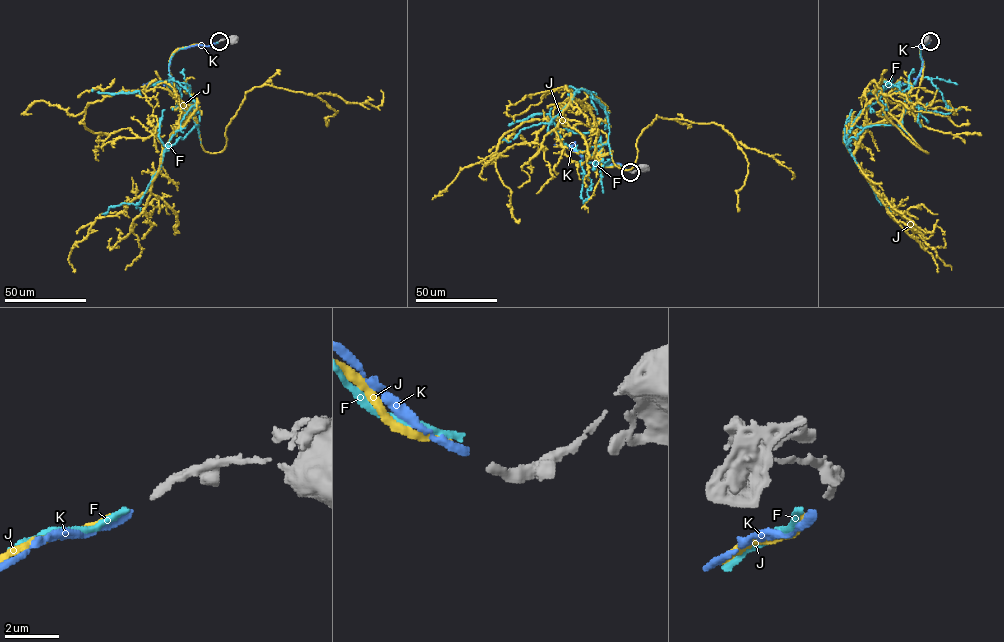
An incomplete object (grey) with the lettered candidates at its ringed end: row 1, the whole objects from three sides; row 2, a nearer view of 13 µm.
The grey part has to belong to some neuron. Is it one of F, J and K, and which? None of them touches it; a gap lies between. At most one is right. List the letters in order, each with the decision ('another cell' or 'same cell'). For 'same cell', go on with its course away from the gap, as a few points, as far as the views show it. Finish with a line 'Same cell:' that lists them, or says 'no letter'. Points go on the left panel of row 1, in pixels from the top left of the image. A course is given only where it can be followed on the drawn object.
F: another cell
J: another cell
K: same cell | via (218, 42), (178, 48), (169, 66), (171, 83), (143, 85)
Same cell: K

